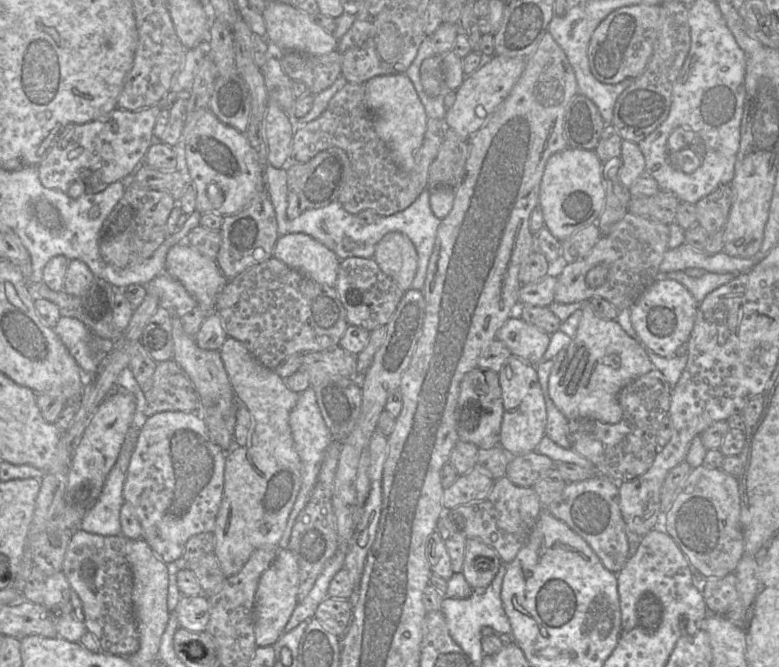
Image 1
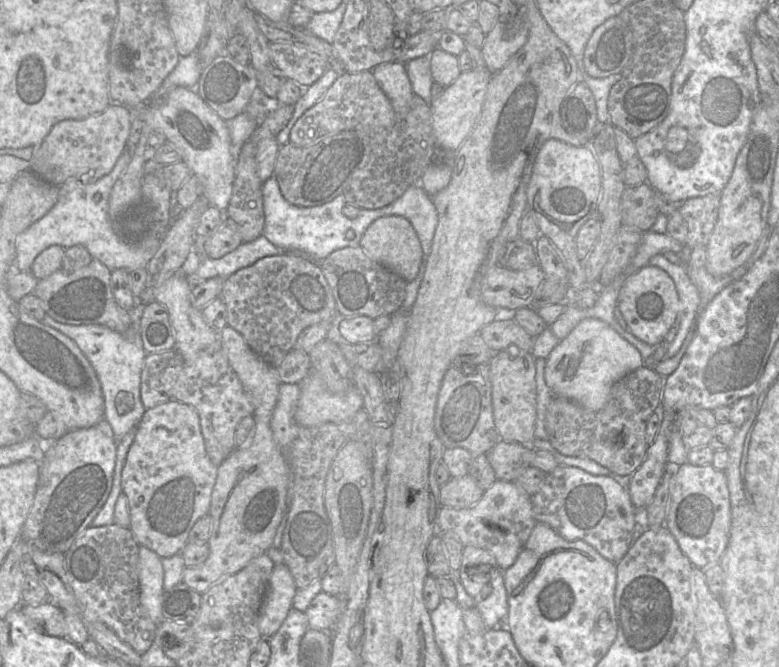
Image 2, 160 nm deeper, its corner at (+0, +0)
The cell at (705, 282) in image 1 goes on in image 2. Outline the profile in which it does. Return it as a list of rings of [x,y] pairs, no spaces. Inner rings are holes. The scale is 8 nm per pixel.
[[[663,254],[654,255],[649,265],[664,270],[673,280],[680,300],[679,329],[673,341],[669,344],[664,359],[672,358],[677,354],[686,336],[695,326],[700,304],[700,296],[696,286],[691,281],[685,267],[678,266],[666,259]]]

